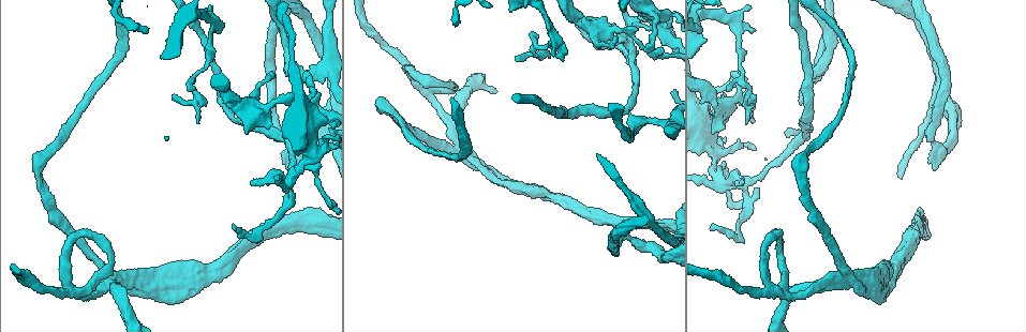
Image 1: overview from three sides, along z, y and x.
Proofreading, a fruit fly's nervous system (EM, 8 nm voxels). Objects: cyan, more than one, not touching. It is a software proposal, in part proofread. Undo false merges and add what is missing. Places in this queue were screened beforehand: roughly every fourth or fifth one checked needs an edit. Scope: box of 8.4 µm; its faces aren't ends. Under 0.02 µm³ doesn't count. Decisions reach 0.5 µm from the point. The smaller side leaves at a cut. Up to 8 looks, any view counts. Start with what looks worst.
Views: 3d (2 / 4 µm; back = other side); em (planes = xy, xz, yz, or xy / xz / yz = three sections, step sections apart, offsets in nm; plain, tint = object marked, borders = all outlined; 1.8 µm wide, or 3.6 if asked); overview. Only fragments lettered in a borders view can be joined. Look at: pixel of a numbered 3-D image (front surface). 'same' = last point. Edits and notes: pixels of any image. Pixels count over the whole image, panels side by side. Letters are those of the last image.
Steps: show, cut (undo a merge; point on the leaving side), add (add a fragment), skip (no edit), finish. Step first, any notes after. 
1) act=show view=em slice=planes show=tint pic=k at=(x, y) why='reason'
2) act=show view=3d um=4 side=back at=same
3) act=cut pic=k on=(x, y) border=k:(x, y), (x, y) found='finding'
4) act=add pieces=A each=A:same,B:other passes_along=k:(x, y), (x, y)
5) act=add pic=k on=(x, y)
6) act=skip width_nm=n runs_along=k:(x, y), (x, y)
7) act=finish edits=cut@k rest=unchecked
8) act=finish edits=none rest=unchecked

act=show view=em slice=planes show=plain pic=1 at=(774, 290) why='sharp bend'

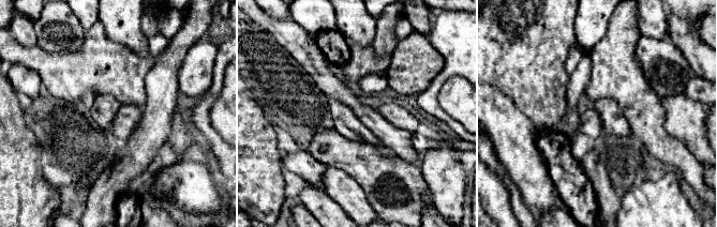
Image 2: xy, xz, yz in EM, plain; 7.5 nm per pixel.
act=show view=em slice=planes show=tint at=same

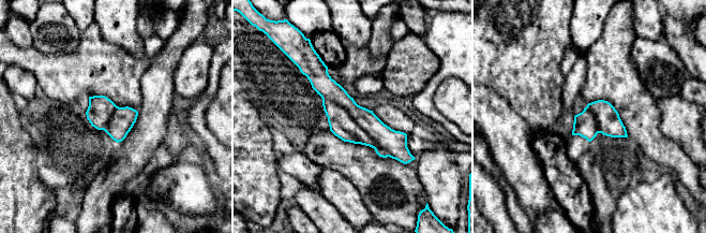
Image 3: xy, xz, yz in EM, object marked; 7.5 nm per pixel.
act=show view=em slice=planes show=borders at=same

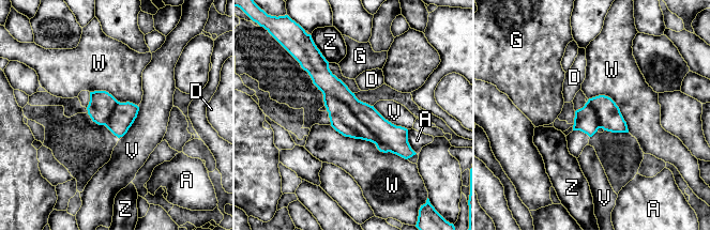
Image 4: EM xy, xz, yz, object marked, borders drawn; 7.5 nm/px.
act=skip width_nm=240 each=A:other,D:other,G:other,V:other,W:other,Z:other border=4:(330, 125), (407, 159) found='continuous, no second cell'

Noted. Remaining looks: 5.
act=show view=em slice=planes show=plain pic=1 at=(845, 278)

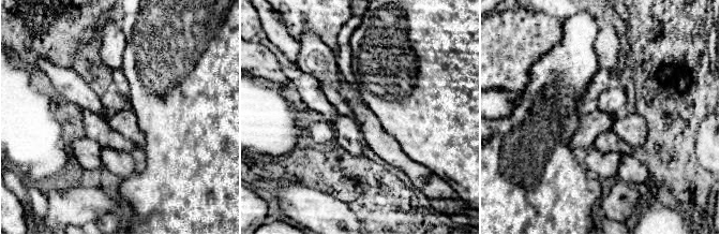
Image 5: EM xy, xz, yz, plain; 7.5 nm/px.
act=show view=em slice=planes show=borders at=same

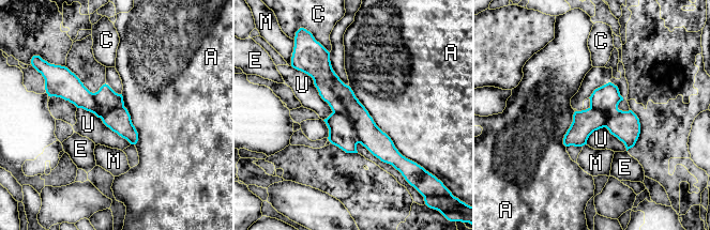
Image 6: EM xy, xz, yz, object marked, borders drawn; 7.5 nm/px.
act=skip width_nm=220 each=A:other,C:other,E:other,M:other,U:other border=6:(348, 86), (373, 121), (410, 160) found='all the same cell'

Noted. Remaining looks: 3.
act=show view=3d um=4 pic=1 at=(196, 262) why='free end'

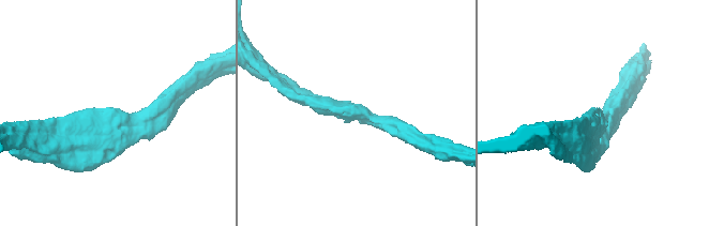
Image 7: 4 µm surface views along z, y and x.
act=show view=em slice=planes show=borders pic=7 at=(115, 108)

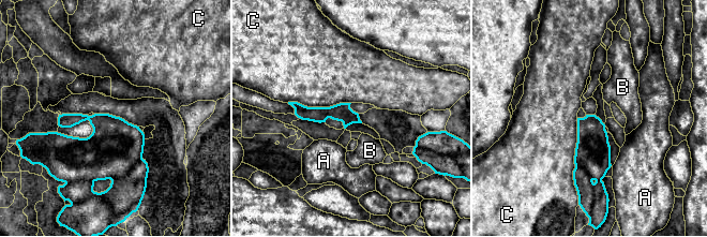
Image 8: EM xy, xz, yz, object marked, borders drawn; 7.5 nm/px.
act=skip longest_contact=C:550nm each=A:other,B:other,C:other border=8:(577, 118), (573, 171), (575, 190) found='no lettered fragment goes on from it'

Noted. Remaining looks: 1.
act=finish edits=none rest=unchecked

